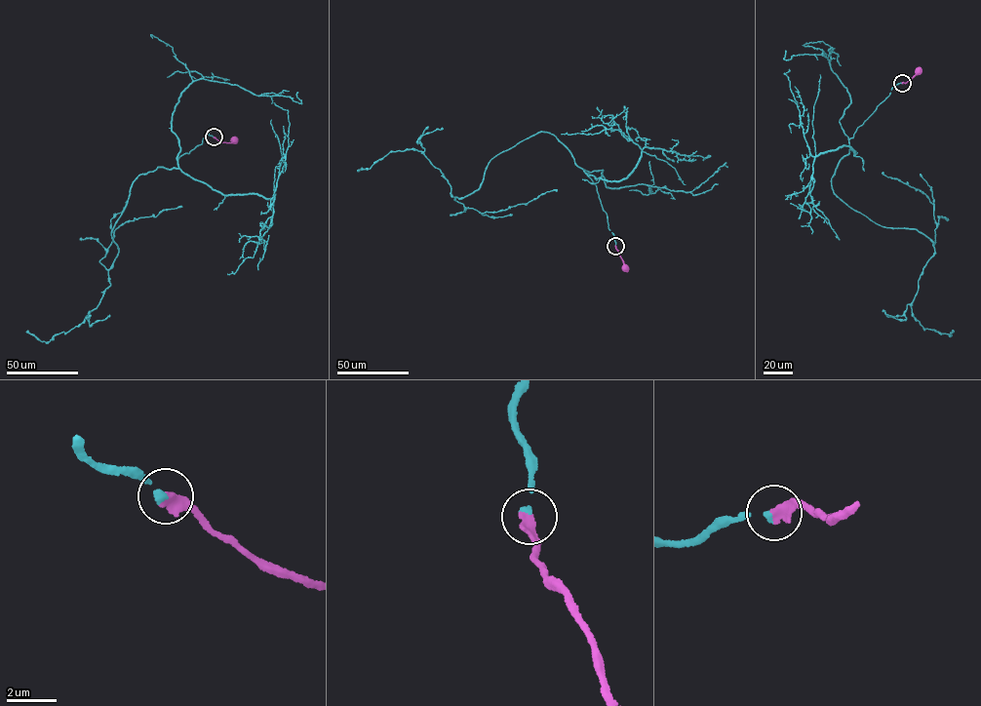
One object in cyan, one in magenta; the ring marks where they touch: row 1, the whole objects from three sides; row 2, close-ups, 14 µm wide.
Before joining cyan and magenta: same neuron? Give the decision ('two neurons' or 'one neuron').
one neuron

